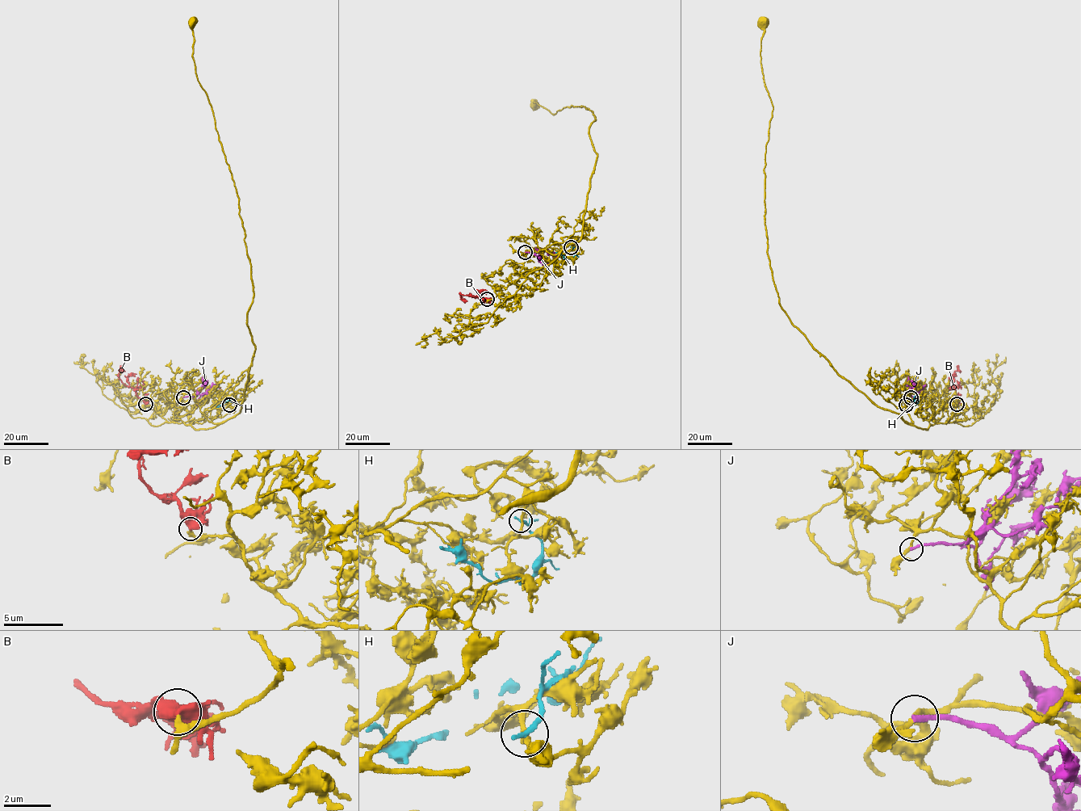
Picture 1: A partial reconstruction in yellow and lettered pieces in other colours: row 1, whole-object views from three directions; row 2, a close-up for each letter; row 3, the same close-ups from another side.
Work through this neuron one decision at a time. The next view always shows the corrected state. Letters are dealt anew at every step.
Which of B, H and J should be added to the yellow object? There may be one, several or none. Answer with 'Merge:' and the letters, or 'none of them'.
Merge: B

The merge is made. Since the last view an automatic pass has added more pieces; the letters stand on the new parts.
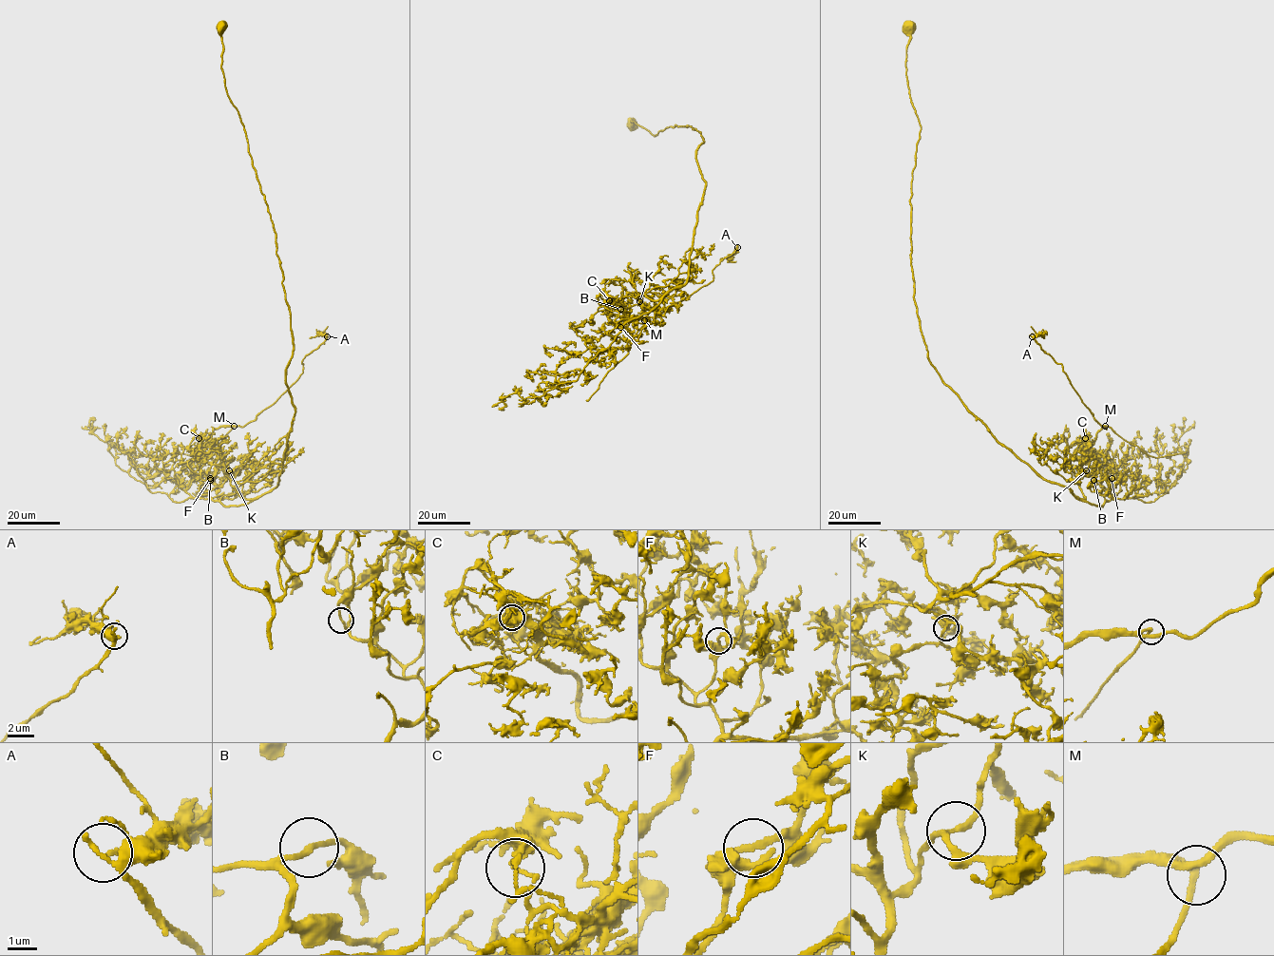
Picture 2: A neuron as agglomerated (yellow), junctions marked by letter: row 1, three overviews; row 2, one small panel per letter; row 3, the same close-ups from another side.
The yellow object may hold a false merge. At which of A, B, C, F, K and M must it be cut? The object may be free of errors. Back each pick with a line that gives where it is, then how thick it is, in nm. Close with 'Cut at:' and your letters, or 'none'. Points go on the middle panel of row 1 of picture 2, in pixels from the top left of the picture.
C: at (609, 300); 120 nm thick
Cut at: C

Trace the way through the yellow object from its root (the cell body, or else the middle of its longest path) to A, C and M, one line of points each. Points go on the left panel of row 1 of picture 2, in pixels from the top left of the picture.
A: (220, 27), (293, 344), (278, 484), (242, 498), (198, 459), (206, 439), (271, 406), (327, 336)
C: (220, 27), (226, 92), (275, 234), (294, 414), (278, 484), (254, 498), (199, 438)
M: (220, 27), (226, 92), (275, 234), (293, 344), (282, 469), (254, 498), (198, 459), (213, 428), (234, 426)

